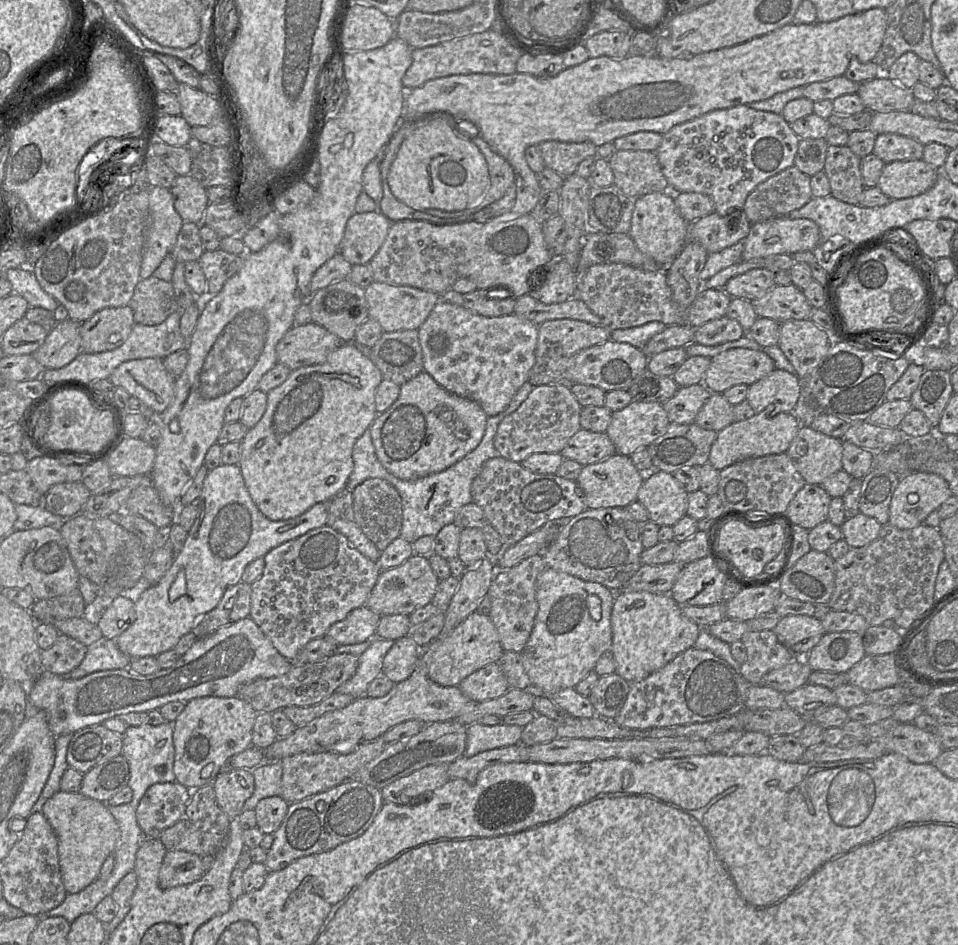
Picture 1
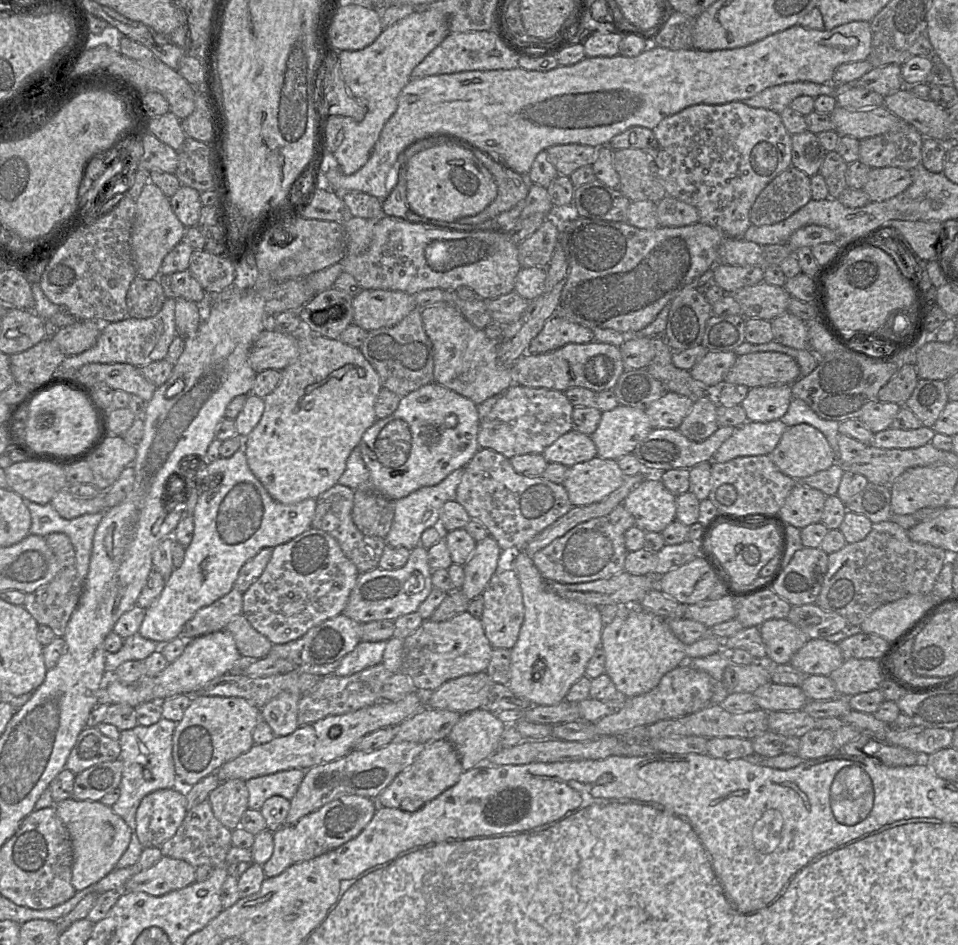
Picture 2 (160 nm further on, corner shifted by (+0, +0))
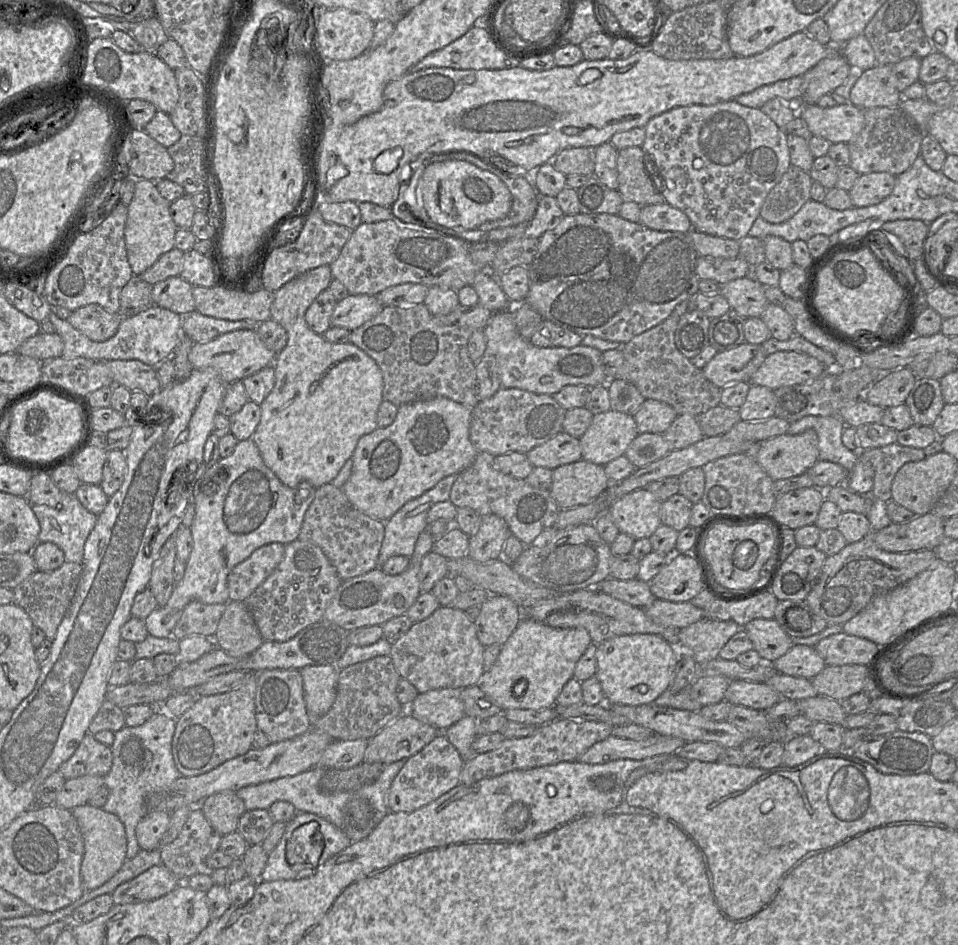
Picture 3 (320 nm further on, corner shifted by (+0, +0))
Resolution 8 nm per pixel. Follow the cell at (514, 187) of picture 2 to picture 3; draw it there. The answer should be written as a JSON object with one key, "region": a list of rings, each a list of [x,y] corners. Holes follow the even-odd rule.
{"region":[[[481,160],[476,166],[495,174],[506,185],[512,197],[511,209],[505,218],[485,222],[477,229],[488,232],[496,228],[517,226],[532,219],[537,209],[539,193],[523,175],[507,175],[493,167],[487,160]]]}

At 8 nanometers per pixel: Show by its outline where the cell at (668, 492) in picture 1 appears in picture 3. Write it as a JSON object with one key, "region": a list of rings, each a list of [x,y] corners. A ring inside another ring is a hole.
{"region":[[[640,488],[616,499],[604,513],[607,513],[611,517],[620,533],[628,534],[637,540],[649,538],[662,524],[660,508],[661,501],[649,490]]]}

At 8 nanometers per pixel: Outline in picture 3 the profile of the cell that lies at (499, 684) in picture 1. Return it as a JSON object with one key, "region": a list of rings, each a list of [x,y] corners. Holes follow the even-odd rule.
{"region":[[[443,688],[419,693],[406,710],[439,731],[445,731],[465,715],[461,692],[459,688]]]}

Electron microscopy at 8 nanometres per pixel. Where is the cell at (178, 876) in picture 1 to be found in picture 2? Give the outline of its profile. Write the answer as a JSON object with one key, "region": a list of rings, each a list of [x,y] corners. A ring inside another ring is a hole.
{"region":[[[162,856],[152,867],[133,875],[125,883],[123,892],[163,896],[196,882],[195,870],[195,867],[184,860]]]}

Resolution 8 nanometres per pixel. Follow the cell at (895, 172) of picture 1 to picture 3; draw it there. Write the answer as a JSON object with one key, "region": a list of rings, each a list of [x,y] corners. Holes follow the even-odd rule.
{"region":[[[887,172],[860,174],[848,191],[853,207],[867,207],[883,201],[895,186],[896,176]]]}

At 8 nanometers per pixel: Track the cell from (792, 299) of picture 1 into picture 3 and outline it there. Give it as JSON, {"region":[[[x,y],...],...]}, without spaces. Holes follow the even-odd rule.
{"region":[[[751,275],[720,284],[720,294],[727,299],[731,309],[746,318],[761,317],[769,304],[769,301],[764,294],[763,285]]]}

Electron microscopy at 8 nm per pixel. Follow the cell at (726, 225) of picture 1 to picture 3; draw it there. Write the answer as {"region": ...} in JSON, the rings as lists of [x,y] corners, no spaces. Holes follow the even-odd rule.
{"region":[[[574,214],[564,215],[558,224],[547,230],[539,239],[537,253],[527,266],[529,274],[529,292],[524,301],[537,311],[543,320],[551,321],[562,328],[576,332],[582,336],[592,335],[605,340],[626,344],[635,336],[658,325],[670,316],[674,308],[682,301],[694,298],[699,292],[700,278],[696,273],[698,254],[689,237],[689,233],[675,231],[657,231],[640,223],[630,222],[617,215],[600,214]]]}

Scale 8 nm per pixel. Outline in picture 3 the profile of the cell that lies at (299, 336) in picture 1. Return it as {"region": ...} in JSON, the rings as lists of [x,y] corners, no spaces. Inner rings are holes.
{"region":[[[255,328],[231,331],[205,343],[193,343],[189,361],[194,369],[212,369],[225,383],[242,381],[272,365],[276,354],[266,347]]]}

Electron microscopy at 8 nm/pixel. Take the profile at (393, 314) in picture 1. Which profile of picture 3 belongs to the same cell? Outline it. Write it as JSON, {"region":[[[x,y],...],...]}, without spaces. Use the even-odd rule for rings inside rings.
{"region":[[[349,295],[337,303],[331,326],[353,331],[378,315],[383,308],[376,296]]]}

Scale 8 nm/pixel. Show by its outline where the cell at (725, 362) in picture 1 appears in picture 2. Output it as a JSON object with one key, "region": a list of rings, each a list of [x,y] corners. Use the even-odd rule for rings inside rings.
{"region":[[[759,351],[739,355],[724,382],[752,388],[792,384],[799,378],[799,364],[793,357],[782,352]]]}

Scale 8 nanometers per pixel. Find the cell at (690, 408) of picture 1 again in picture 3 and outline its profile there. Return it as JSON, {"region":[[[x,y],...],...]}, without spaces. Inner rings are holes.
{"region":[[[646,399],[633,415],[639,434],[663,434],[677,416],[672,406],[655,399]]]}

